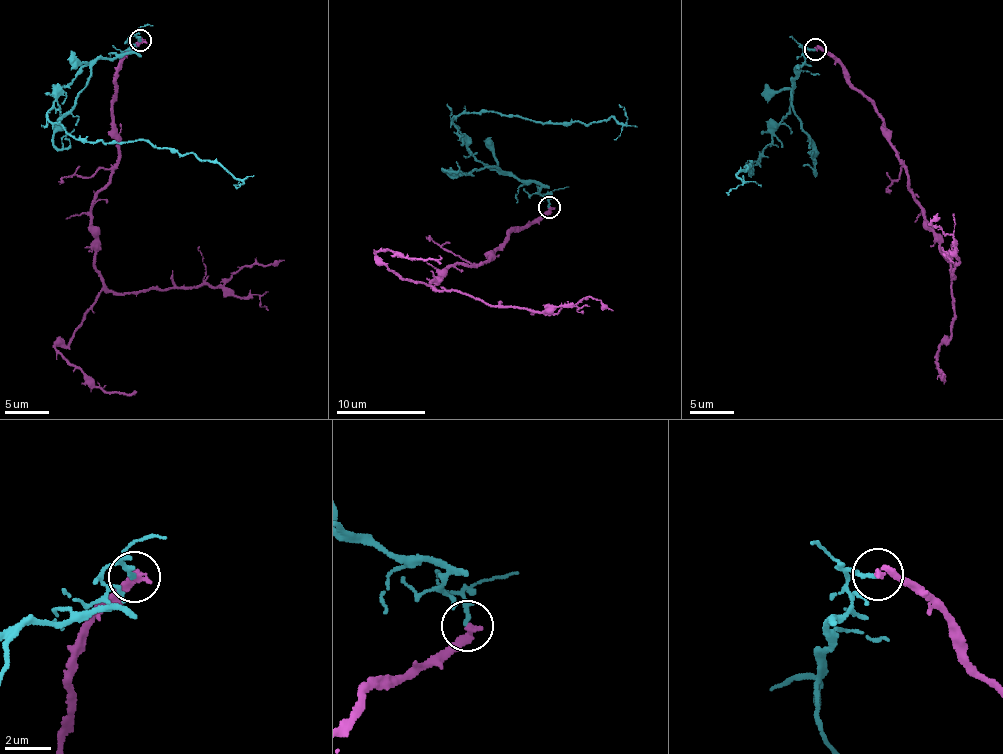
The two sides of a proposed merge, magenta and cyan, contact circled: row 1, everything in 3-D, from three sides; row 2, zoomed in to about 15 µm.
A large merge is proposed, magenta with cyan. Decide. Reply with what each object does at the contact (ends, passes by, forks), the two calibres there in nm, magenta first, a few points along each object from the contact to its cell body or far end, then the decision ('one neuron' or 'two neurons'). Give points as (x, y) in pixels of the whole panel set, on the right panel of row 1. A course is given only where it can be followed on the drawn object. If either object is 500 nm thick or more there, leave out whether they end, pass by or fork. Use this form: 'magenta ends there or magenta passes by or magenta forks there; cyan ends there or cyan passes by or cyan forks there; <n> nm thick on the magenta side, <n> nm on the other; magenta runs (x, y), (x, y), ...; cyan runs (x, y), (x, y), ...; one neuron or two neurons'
magenta ends there; cyan ends there; 280 nm thick on the magenta side, 180 nm on the other; magenta runs (815, 48), (843, 67), (848, 81), (872, 104), (953, 277), (959, 259), (954, 238), (929, 224), (937, 214); cyan runs (815, 48), (804, 48), (793, 100), (753, 174), (749, 161), (736, 176), (744, 183), (725, 192); two neurons

